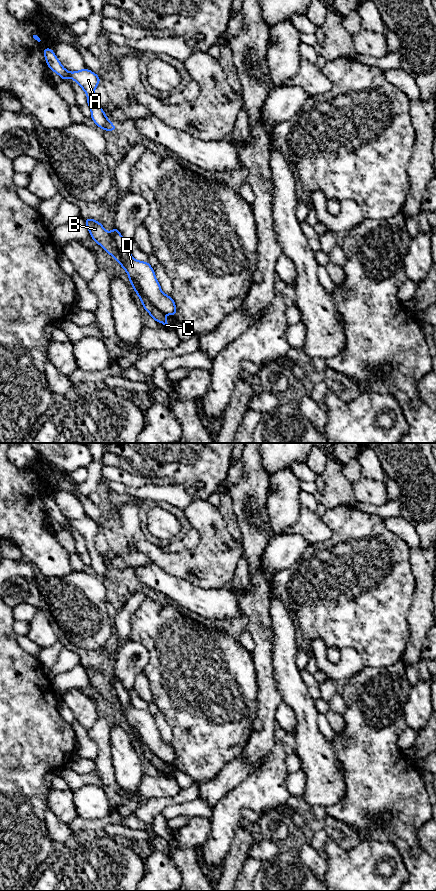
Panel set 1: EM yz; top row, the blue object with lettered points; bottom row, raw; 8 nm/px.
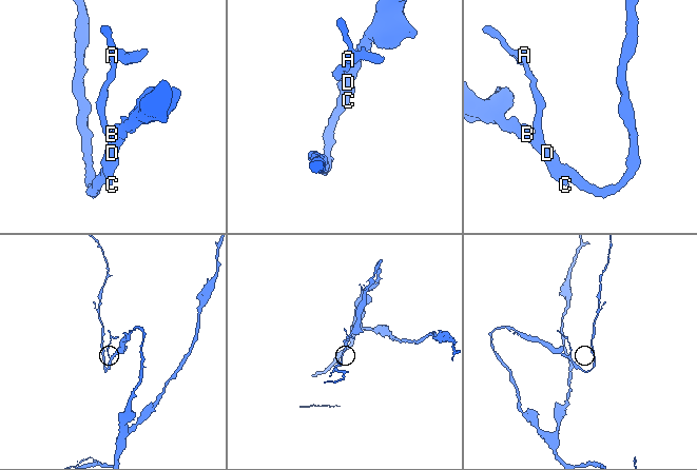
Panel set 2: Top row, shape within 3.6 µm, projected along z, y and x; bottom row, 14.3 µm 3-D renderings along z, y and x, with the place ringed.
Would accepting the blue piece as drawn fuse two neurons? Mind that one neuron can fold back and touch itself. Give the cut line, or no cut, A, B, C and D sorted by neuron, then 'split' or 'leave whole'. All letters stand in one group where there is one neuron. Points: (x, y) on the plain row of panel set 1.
cut in yz along (129, 723), (137, 730), (140, 738), (163, 761); A C / B D; split

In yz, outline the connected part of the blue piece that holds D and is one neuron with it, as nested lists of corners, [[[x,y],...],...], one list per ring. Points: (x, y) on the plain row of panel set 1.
[[[91,666],[84,667],[92,687],[108,702],[113,704],[128,724],[133,725],[139,732],[142,741],[162,760],[176,764],[176,752],[171,744],[165,743],[156,727],[154,717],[150,712],[137,709],[131,703],[124,705],[120,702],[113,683],[107,680],[103,673]]]

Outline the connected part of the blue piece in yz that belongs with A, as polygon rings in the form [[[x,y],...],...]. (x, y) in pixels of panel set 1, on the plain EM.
[[[46,495],[43,498],[43,502],[48,515],[57,521],[63,529],[70,525],[85,539],[87,543],[87,552],[91,557],[91,567],[96,571],[96,573],[105,579],[116,578],[117,574],[113,573],[109,569],[103,557],[99,554],[94,545],[94,539],[97,533],[101,530],[99,524],[87,516],[83,516],[82,518],[76,520],[67,519],[61,513],[59,507],[56,505],[51,496]]]

